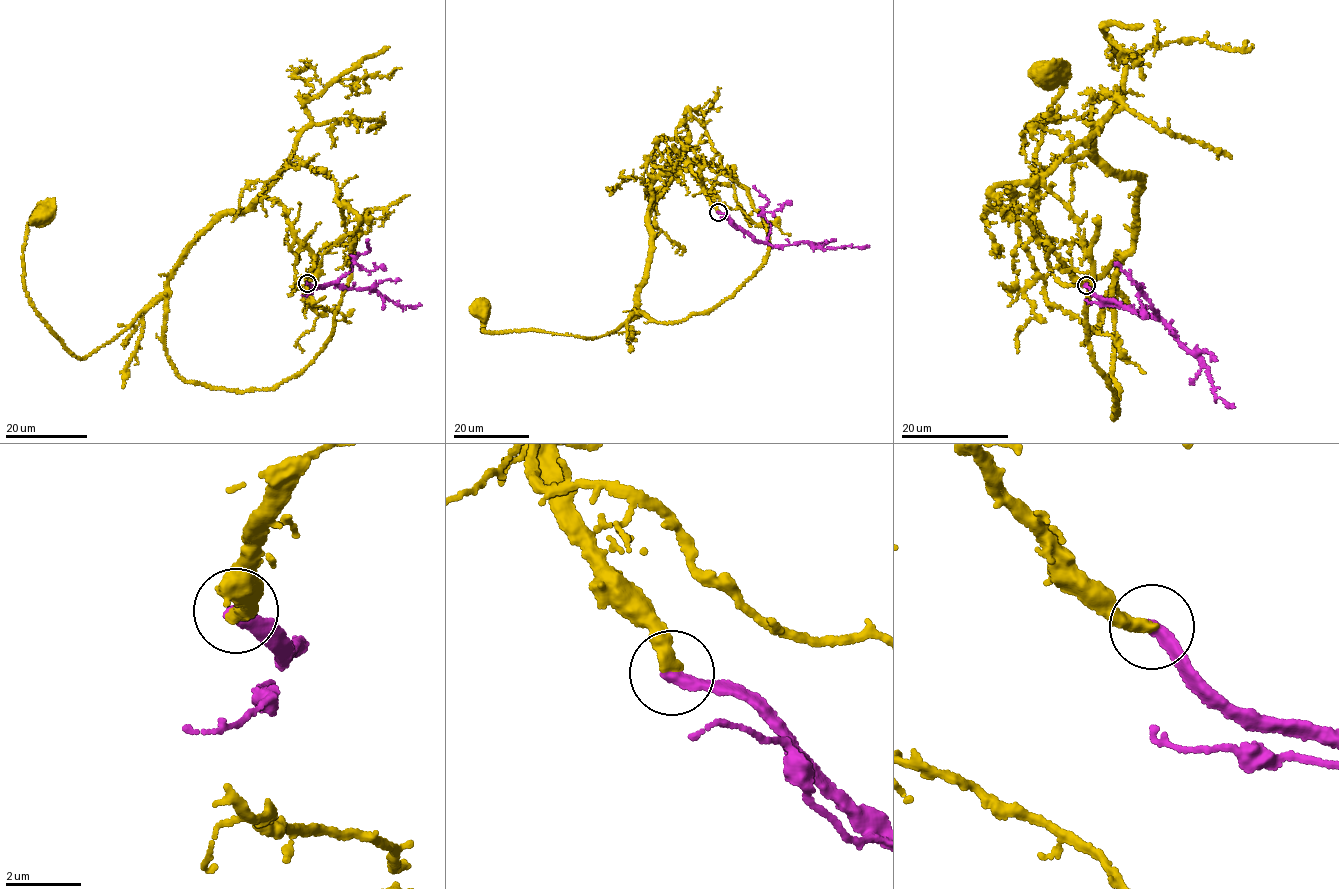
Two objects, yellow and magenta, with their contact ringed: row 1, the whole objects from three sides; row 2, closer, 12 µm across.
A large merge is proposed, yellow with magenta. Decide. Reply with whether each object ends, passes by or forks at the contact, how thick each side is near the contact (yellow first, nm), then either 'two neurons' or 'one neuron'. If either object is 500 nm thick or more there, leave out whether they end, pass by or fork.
yellow ends there; magenta ends there; 400 nm thick on the yellow side, 360 nm on the other; one neuron

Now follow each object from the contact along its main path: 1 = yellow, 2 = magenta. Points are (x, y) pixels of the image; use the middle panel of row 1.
1: (718, 212), (689, 171), (657, 177), (639, 312), (607, 335), (481, 331), (481, 311)
2: (718, 212), (757, 240), (774, 246), (808, 241), (821, 249), (869, 246)

